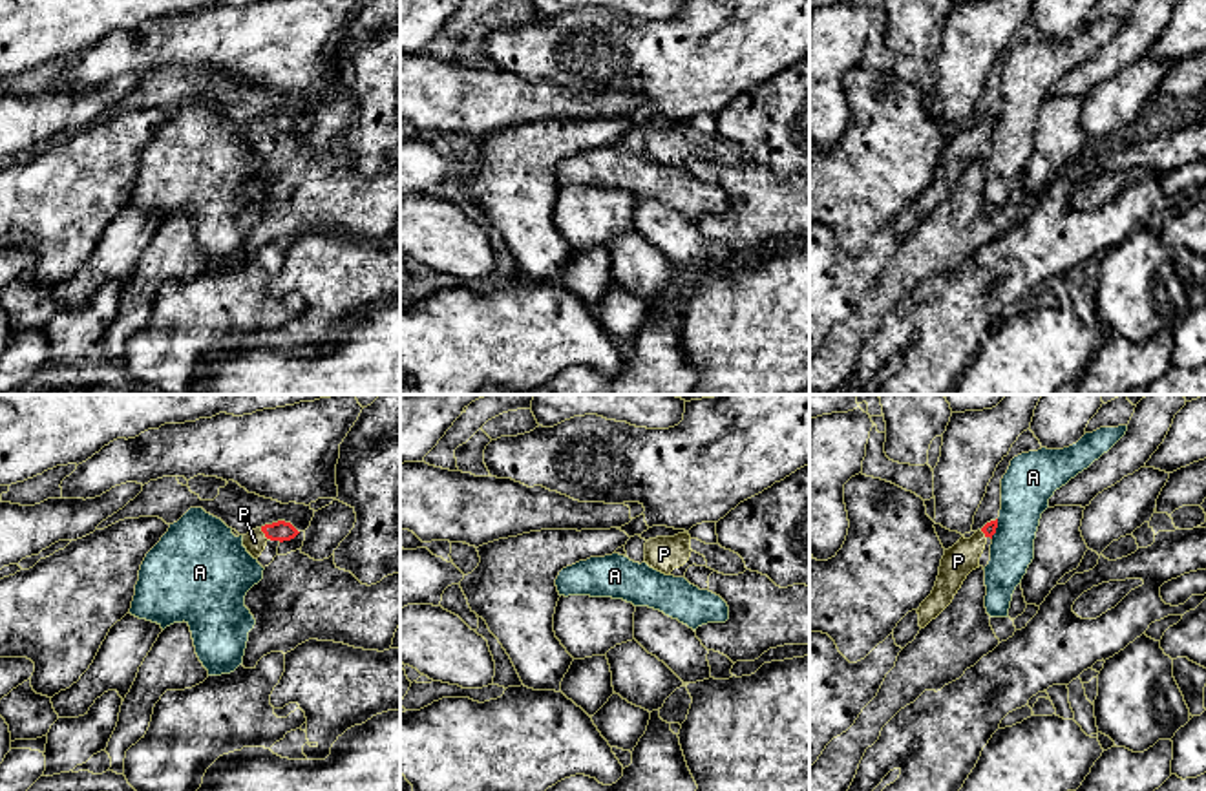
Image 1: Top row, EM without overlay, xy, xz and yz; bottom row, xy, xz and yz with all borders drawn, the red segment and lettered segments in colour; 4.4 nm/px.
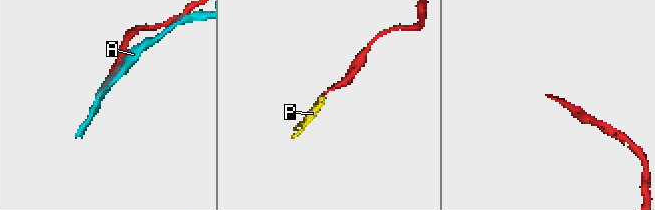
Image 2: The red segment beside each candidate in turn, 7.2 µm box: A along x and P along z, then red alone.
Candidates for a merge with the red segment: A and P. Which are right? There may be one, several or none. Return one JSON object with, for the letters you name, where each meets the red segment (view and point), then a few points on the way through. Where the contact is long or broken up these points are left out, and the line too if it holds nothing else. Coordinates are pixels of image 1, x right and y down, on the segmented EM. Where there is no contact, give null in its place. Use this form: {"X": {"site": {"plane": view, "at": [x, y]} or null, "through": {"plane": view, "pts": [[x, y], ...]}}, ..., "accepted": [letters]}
{"P": {"site": {"plane": "xy", "at": [265, 536]}, "through": {"plane": "xy", "pts": [[280, 530], [265, 536], [254, 541]]}}, "accepted": ["P"]}

